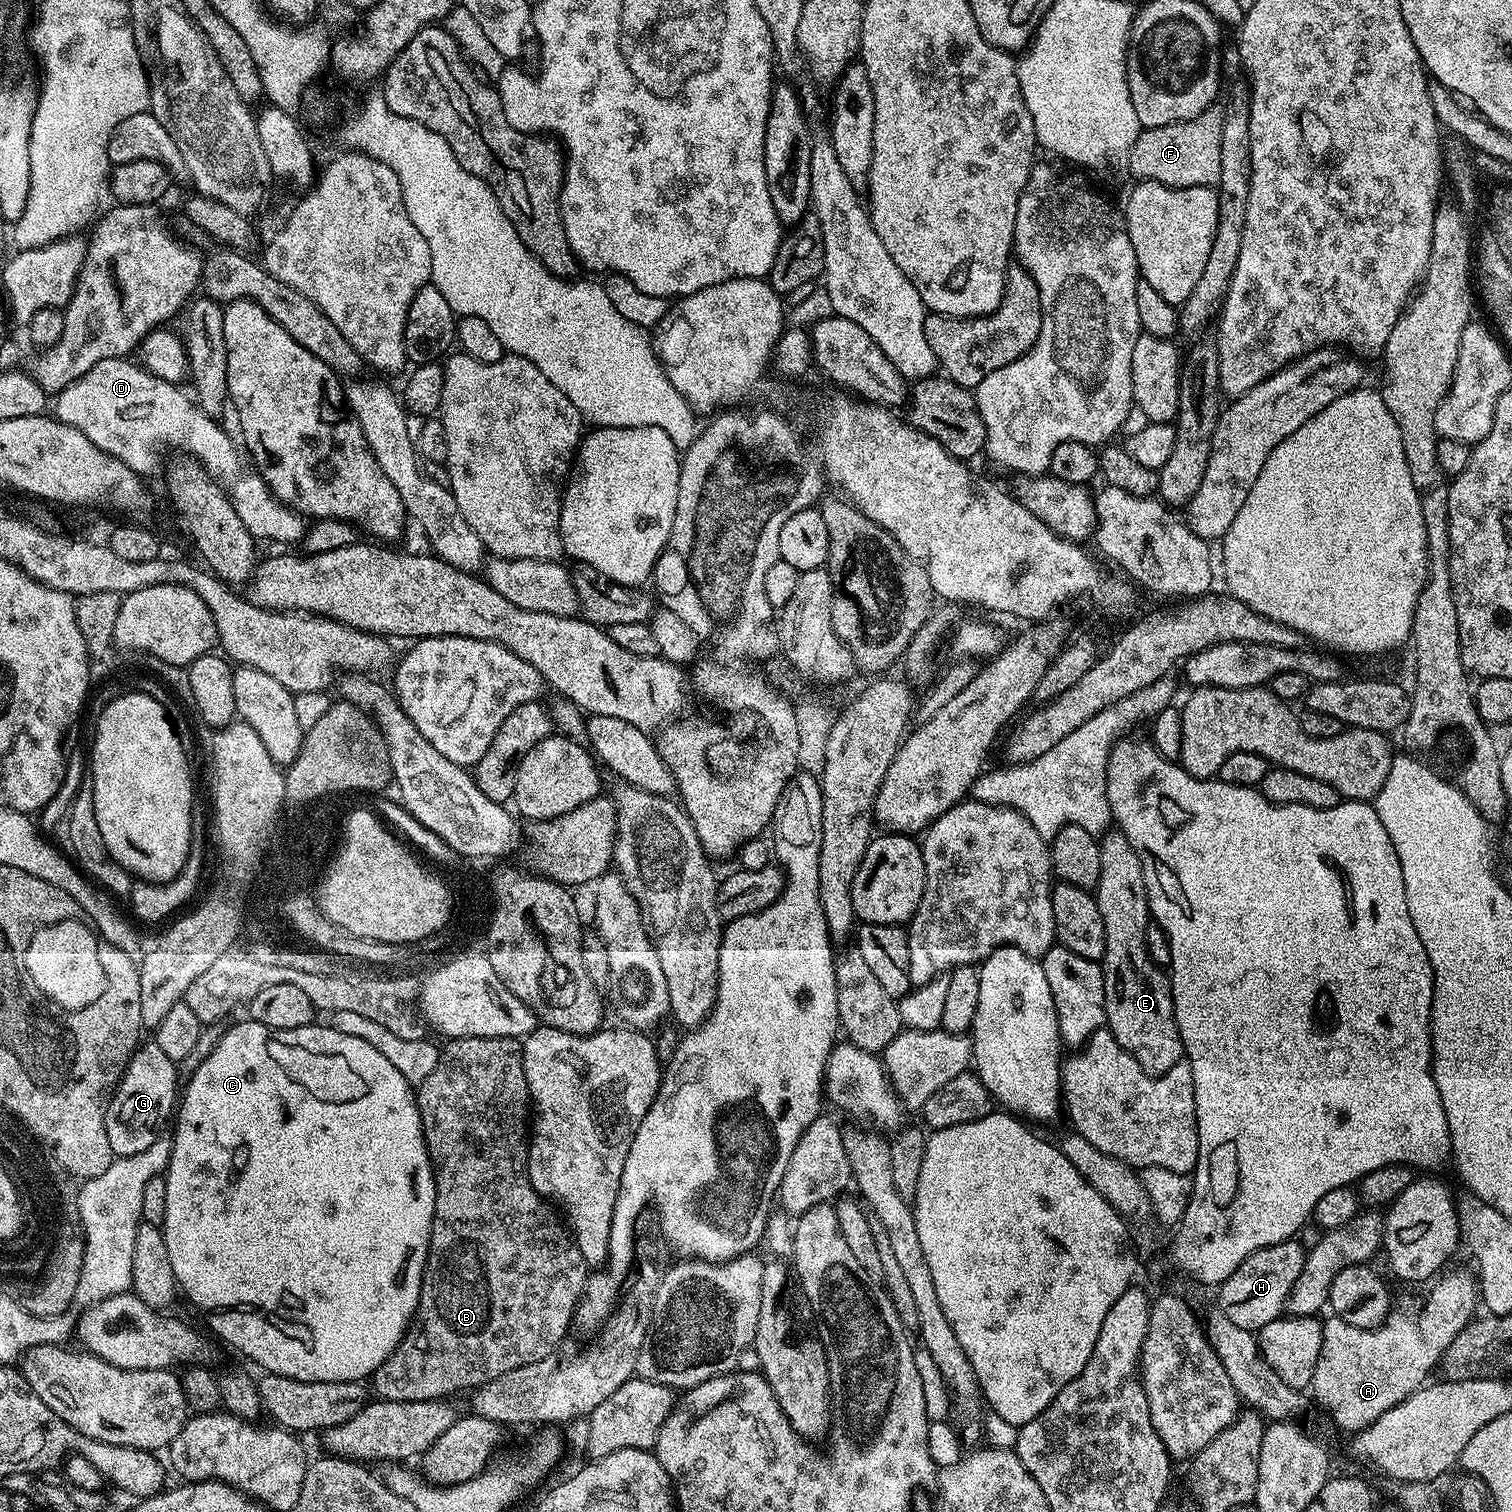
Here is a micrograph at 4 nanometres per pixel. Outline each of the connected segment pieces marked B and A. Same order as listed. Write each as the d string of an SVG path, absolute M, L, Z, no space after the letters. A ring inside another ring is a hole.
M458 1036L449 1039L445 1044L448 1045L443 1045L438 1066L434 1066L434 1074L430 1074L430 1078L426 1078L426 1082L422 1082L415 1089L416 1105L436 1187L432 1233L428 1243L428 1261L424 1264L424 1277L420 1283L420 1301L416 1313L412 1316L412 1323L408 1325L398 1346L392 1351L390 1358L386 1358L386 1362L382 1362L382 1366L378 1366L378 1370L370 1377L371 1391L379 1399L390 1402L452 1398L455 1392L460 1392L463 1388L475 1390L480 1385L498 1378L498 1374L506 1374L506 1370L518 1370L518 1366L549 1359L555 1353L552 1351L563 1342L568 1326L573 1325L576 1305L584 1294L584 1283L588 1281L590 1275L588 1263L582 1258L582 1250L578 1250L576 1241L572 1239L561 1217L553 1211L549 1201L536 1193L528 1177L530 1101L520 1053L521 1041L510 1036L506 1038Z
M1447 1272L1431 1285L1433 1288L1424 1300L1424 1312L1418 1313L1417 1316L1412 1312L1396 1310L1377 1328L1350 1326L1350 1322L1342 1322L1342 1318L1334 1315L1329 1315L1328 1320L1323 1321L1322 1350L1318 1354L1318 1366L1314 1366L1310 1392L1332 1411L1337 1426L1345 1428L1348 1434L1362 1431L1379 1416L1386 1414L1386 1410L1398 1406L1398 1402L1402 1402L1410 1393L1417 1392L1431 1377L1428 1375L1439 1365L1446 1346L1450 1346L1450 1342L1454 1342L1454 1338L1468 1325L1469 1320L1473 1319L1475 1312L1472 1311L1475 1310L1476 1304L1478 1308L1477 1277L1468 1272Z

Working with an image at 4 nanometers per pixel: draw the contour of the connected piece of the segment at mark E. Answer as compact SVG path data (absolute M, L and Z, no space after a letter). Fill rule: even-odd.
M1119 830L1105 832L1099 837L1099 842L1102 874L1098 874L1094 895L1098 902L1098 910L1102 914L1102 922L1106 926L1106 950L1102 961L1106 994L1104 1003L1106 1027L1114 1034L1116 1041L1130 1053L1134 1062L1138 1062L1140 1071L1148 1076L1161 1076L1182 1059L1184 1043L1178 1034L1178 1026L1174 1018L1172 982L1169 973L1152 961L1146 946L1146 930L1150 923L1150 913L1142 862L1138 862L1138 854L1134 854L1134 846L1126 842L1126 834L1122 834Z

